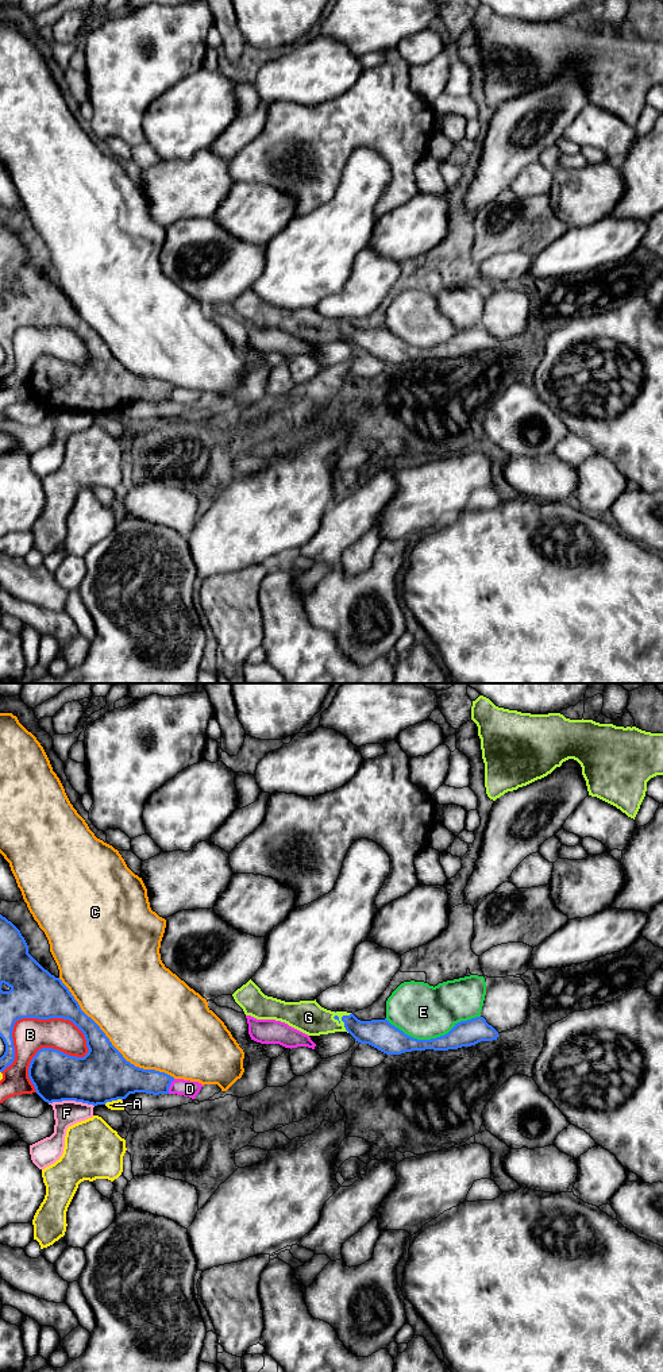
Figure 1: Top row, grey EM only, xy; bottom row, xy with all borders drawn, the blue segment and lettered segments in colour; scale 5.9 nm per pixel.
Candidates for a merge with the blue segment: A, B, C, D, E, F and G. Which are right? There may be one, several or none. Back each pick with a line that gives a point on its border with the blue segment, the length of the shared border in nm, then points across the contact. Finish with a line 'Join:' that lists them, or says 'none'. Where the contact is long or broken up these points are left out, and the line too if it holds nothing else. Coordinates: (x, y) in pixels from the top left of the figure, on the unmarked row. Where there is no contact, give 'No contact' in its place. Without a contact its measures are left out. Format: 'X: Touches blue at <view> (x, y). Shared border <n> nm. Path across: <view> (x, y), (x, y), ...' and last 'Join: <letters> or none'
G: Touches blue at xy (343, 330). Shared border 160 nm. Path across: xy (380, 342), (363, 340), (343, 330), (317, 330), (308, 326)
Join: G

